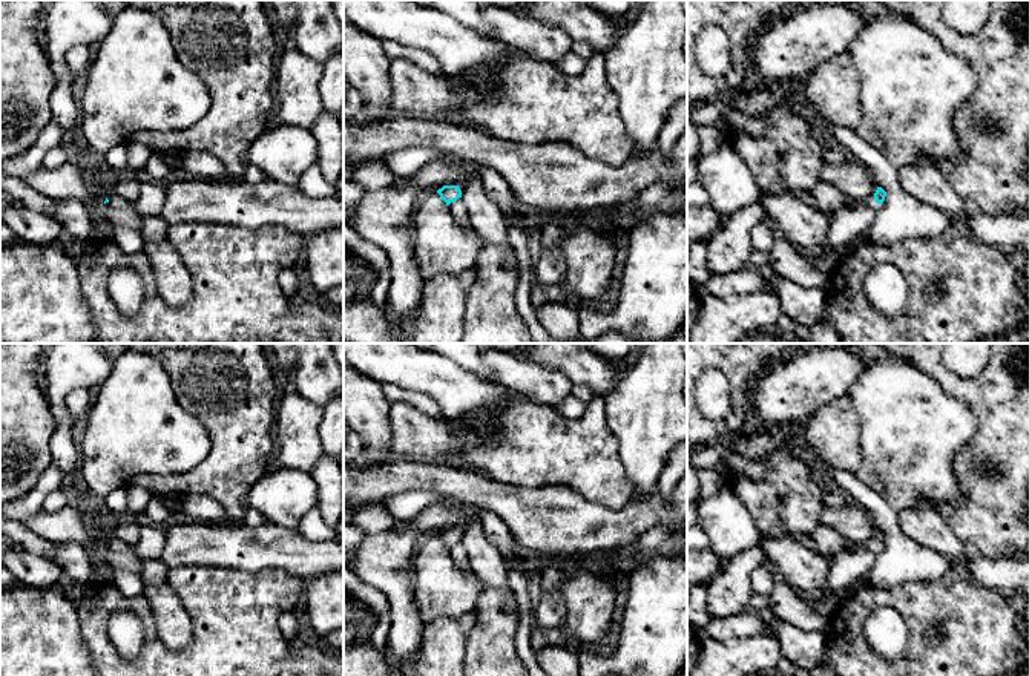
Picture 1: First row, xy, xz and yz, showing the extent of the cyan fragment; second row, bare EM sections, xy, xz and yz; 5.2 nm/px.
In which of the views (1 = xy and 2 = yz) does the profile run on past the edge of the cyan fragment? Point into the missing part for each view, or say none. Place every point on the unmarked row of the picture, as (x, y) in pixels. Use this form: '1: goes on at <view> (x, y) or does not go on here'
1: does not go on here
2: goes on at yz (870, 544)

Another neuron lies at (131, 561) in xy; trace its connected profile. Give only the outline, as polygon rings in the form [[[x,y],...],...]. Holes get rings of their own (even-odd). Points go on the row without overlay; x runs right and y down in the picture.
[[[110,546],[103,549],[103,558],[115,569],[127,570],[132,573],[141,572],[141,558],[135,552],[118,552]]]

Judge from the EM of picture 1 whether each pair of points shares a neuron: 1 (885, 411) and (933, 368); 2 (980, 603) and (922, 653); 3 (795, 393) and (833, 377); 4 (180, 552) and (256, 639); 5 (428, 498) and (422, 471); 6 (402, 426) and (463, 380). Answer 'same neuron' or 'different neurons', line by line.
1: different neurons
2: same neuron
3: same neuron
4: different neurons
5: different neurons
6: different neurons

